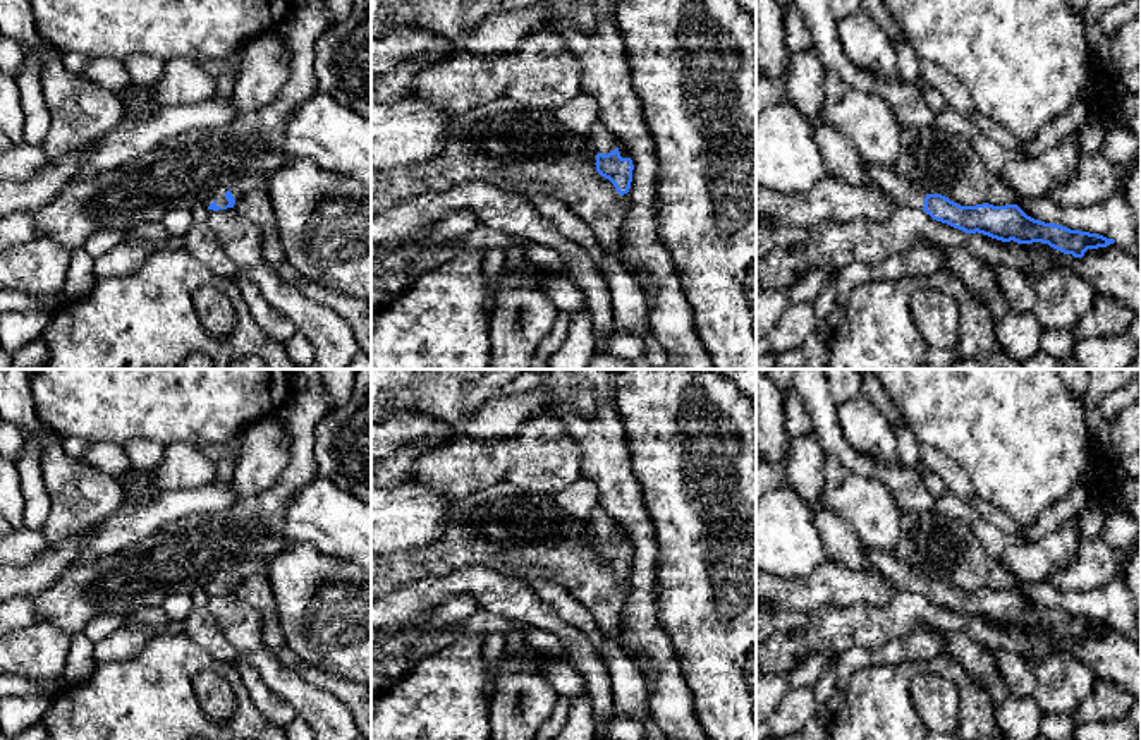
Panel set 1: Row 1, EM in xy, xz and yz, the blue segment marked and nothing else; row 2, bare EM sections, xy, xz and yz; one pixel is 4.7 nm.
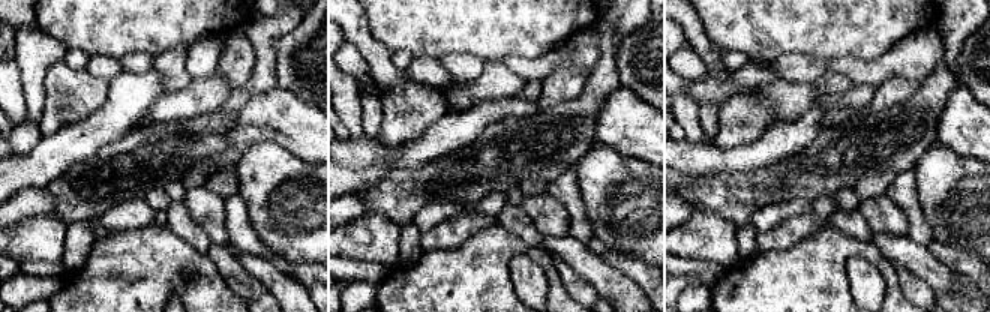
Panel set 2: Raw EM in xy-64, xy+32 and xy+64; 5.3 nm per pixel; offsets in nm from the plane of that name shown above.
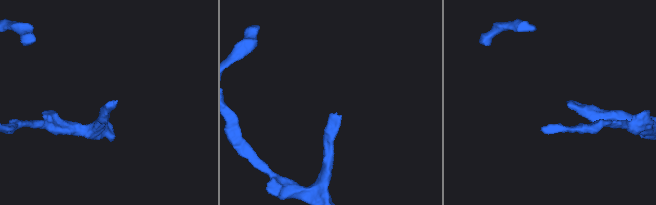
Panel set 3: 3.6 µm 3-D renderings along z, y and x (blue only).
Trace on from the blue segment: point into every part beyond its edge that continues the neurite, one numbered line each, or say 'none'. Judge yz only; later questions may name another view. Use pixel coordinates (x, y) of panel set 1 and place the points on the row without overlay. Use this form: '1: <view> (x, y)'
1: yz (904, 577)

